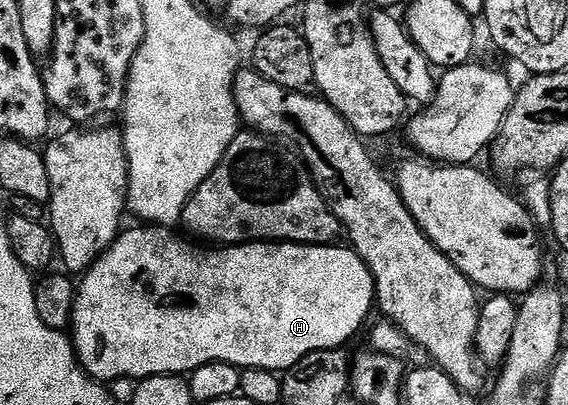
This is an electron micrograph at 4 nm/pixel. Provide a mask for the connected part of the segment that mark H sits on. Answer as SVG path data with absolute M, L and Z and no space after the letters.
M136 225L133 231L125 230L117 235L107 251L96 260L95 265L85 271L78 283L76 304L72 314L70 338L76 349L76 358L84 368L85 375L91 375L97 381L108 379L132 379L139 381L151 375L182 375L196 371L207 363L229 363L238 368L261 367L267 371L285 373L308 354L318 350L343 348L347 339L352 339L365 326L367 315L374 310L376 303L376 284L368 266L351 246L343 245L309 245L307 243L274 243L271 241L253 241L224 245L219 249L203 251L200 247L191 247L183 243L171 230L161 229L155 225Z

